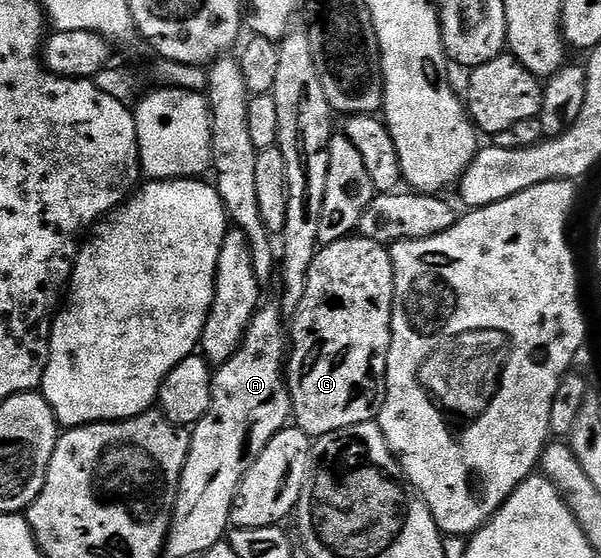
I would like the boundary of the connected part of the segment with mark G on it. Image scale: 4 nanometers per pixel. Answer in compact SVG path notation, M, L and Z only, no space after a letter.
M351 234L335 243L325 244L315 254L310 272L308 273L308 289L304 289L304 301L300 301L298 310L293 312L294 332L289 332L288 339L293 345L288 351L288 386L290 389L290 405L292 419L306 435L317 437L327 435L340 429L348 429L352 425L371 422L378 414L382 396L386 390L386 358L390 348L390 326L392 325L392 305L394 304L394 270L390 260L389 250L383 244L365 239L363 235Z

